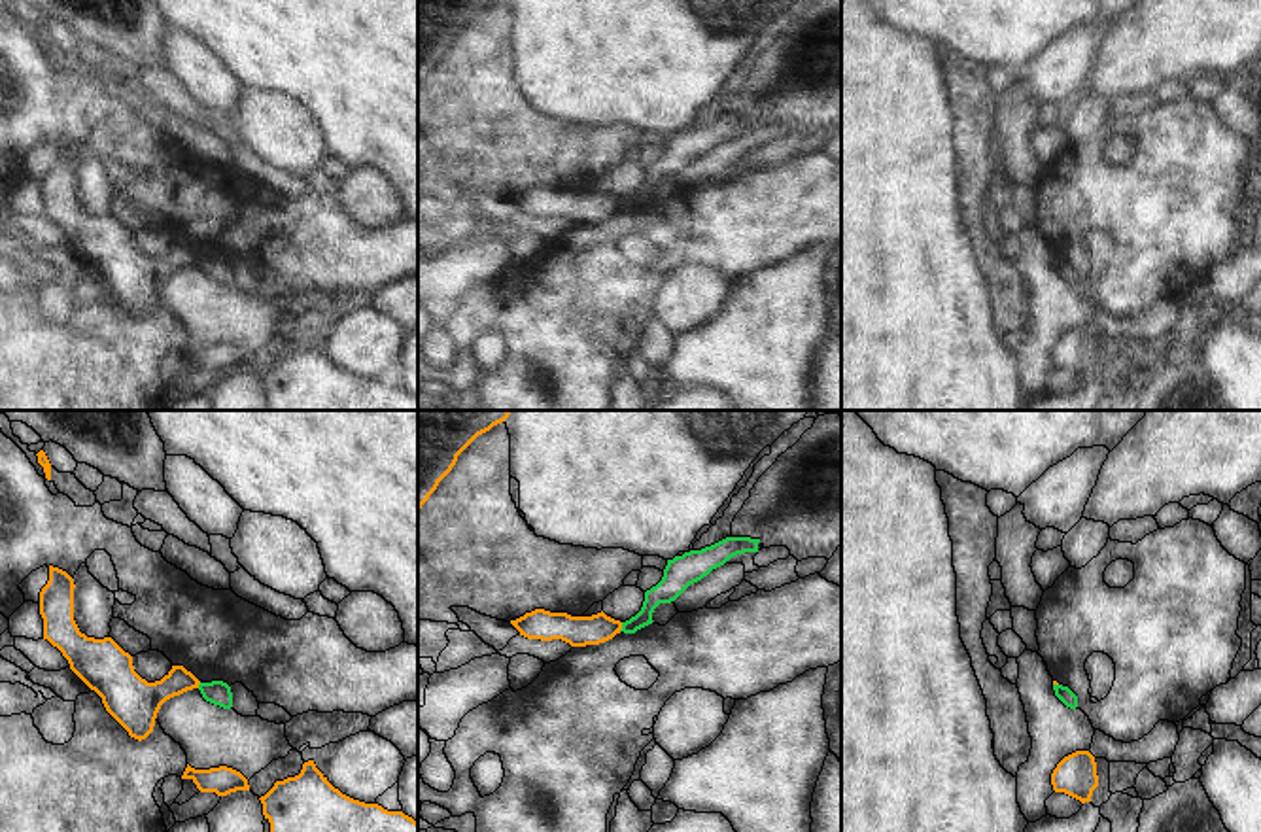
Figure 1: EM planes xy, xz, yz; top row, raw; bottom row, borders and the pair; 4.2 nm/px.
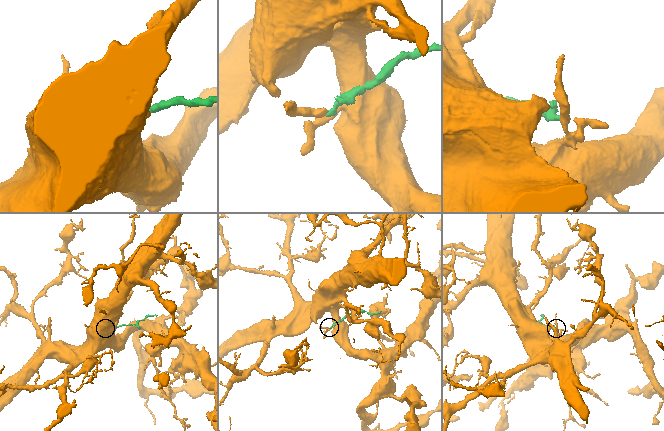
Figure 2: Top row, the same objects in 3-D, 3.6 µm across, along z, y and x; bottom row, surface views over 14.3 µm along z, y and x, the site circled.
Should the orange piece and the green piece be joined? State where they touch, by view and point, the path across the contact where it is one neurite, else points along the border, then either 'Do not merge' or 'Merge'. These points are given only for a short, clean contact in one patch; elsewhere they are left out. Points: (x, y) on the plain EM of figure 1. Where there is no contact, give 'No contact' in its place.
Touches orange at xz (621, 203). Boundary: xz (622, 199), (619, 207). Do not merge

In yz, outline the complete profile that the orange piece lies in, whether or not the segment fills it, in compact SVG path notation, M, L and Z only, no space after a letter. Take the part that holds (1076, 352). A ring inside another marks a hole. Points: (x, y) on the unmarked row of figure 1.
M1076 327L1064 333L1051 350L1055 369L1064 369L1081 380L1091 378L1098 363L1097 338L1089 327Z

